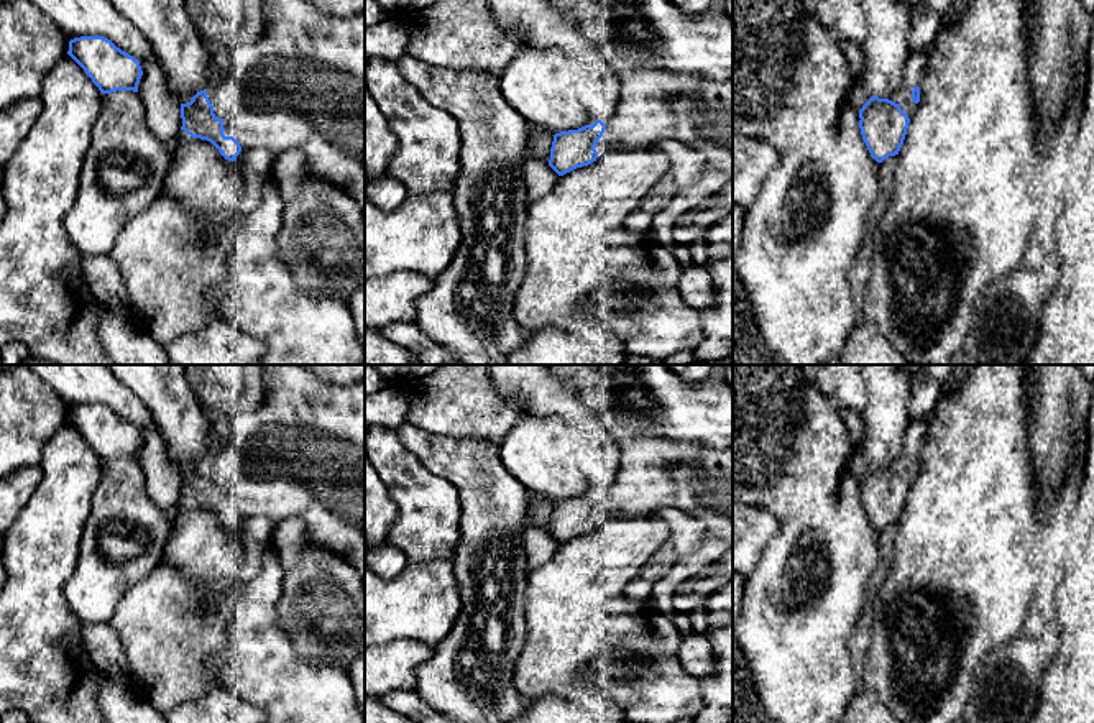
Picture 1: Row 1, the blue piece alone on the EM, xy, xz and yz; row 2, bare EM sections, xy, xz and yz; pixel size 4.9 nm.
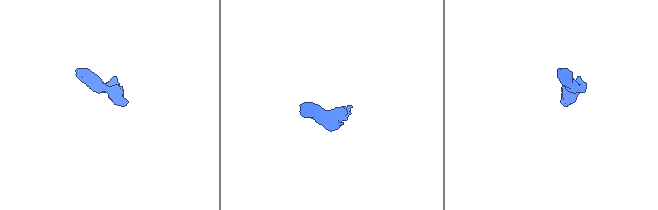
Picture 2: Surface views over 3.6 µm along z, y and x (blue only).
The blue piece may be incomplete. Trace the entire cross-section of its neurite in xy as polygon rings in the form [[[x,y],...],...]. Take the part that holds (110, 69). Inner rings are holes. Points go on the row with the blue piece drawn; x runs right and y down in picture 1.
[[[80,36],[69,41],[67,54],[85,71],[102,94],[138,92],[143,76],[140,61],[103,36]]]

